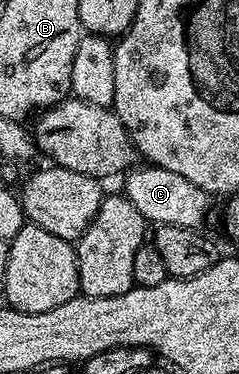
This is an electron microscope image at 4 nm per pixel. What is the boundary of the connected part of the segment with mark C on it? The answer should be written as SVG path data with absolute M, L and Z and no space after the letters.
M148 163L140 167L134 167L124 174L124 196L135 203L139 215L143 215L146 222L154 226L174 225L175 227L187 227L188 229L201 229L204 221L209 217L209 208L212 207L214 198L203 187L195 187L183 175L175 175L175 171L167 171L158 165Z

